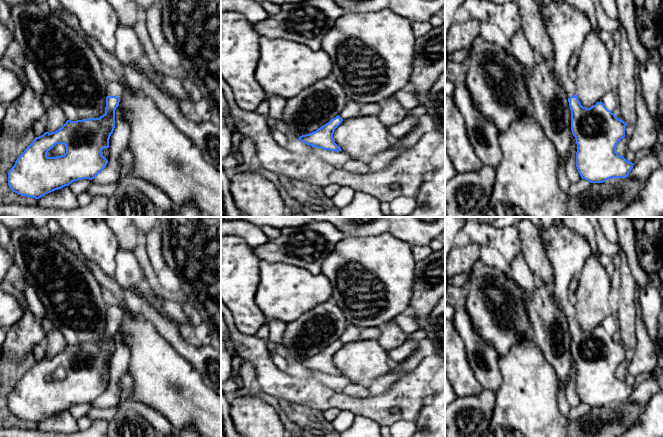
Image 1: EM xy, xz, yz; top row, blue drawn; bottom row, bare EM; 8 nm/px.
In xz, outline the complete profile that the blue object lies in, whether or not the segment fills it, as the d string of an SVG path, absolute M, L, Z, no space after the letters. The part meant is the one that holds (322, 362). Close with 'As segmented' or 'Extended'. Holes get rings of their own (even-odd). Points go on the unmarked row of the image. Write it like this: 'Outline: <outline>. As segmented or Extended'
Outline: M338 339L316 355L300 360L298 363L312 371L329 375L342 375L335 367L333 358L335 353L342 347L343 343Z. As segmented

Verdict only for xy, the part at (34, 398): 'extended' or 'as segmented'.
extended

